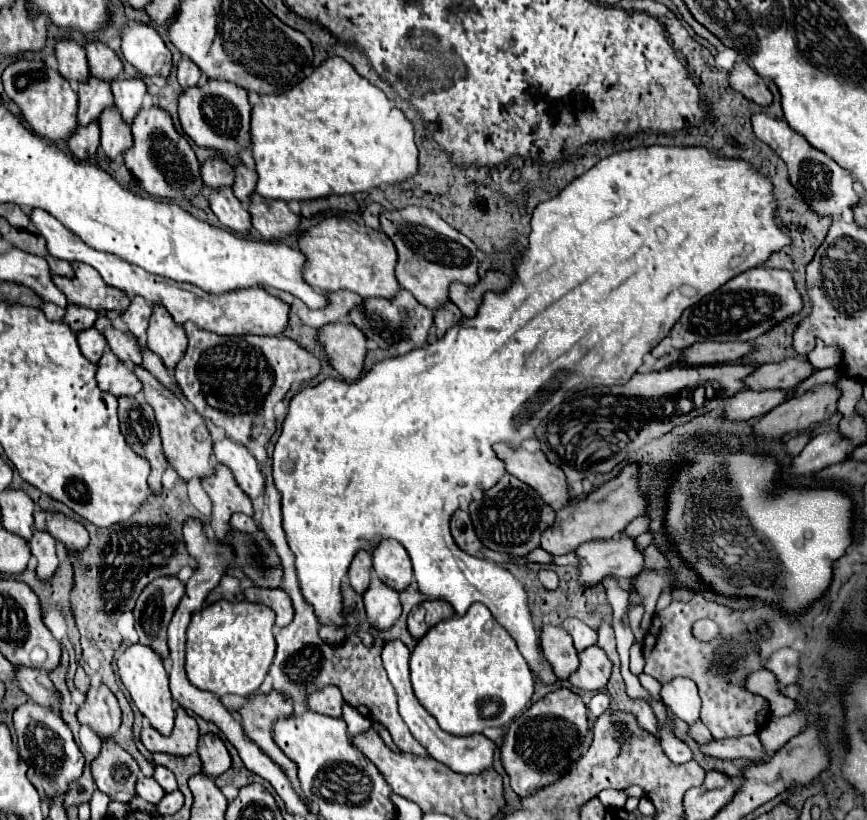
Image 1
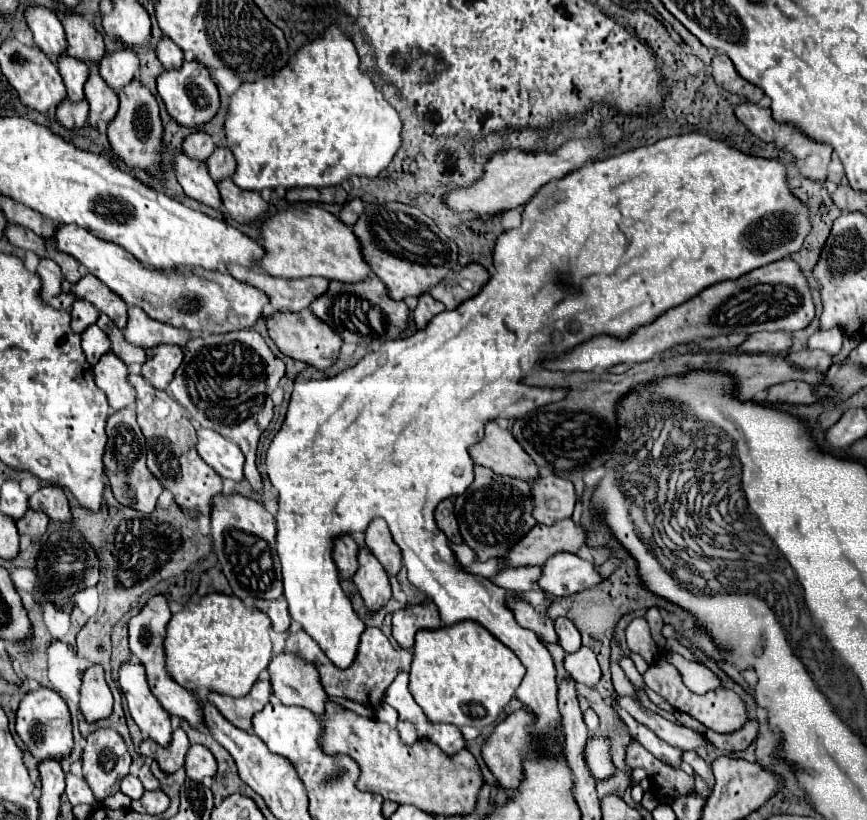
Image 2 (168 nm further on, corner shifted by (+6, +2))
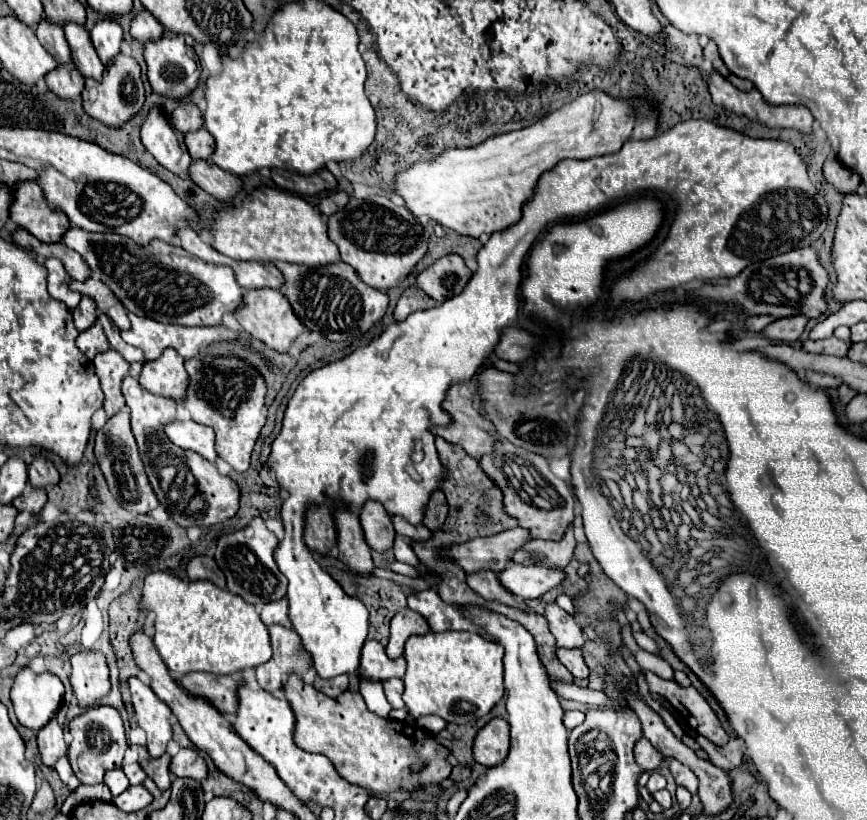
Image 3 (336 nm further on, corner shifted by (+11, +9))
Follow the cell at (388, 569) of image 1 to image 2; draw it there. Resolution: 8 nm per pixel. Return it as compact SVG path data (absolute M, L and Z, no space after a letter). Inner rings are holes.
M374 518L374 522L370 522L370 526L366 528L366 546L378 558L378 562L384 566L388 574L398 574L402 566L402 556L398 544L392 540L386 520Z

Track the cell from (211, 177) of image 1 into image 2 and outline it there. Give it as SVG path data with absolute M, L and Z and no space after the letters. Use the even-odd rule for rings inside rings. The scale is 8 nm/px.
M192 132L184 138L182 142L182 150L190 156L190 158L198 158L202 162L206 162L206 158L214 152L214 144L212 138L206 132Z

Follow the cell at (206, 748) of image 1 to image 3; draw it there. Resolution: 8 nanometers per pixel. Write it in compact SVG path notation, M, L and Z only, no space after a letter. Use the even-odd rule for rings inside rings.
M181 749L171 759L169 767L177 777L191 777L197 781L203 781L207 777L207 763L197 749Z

